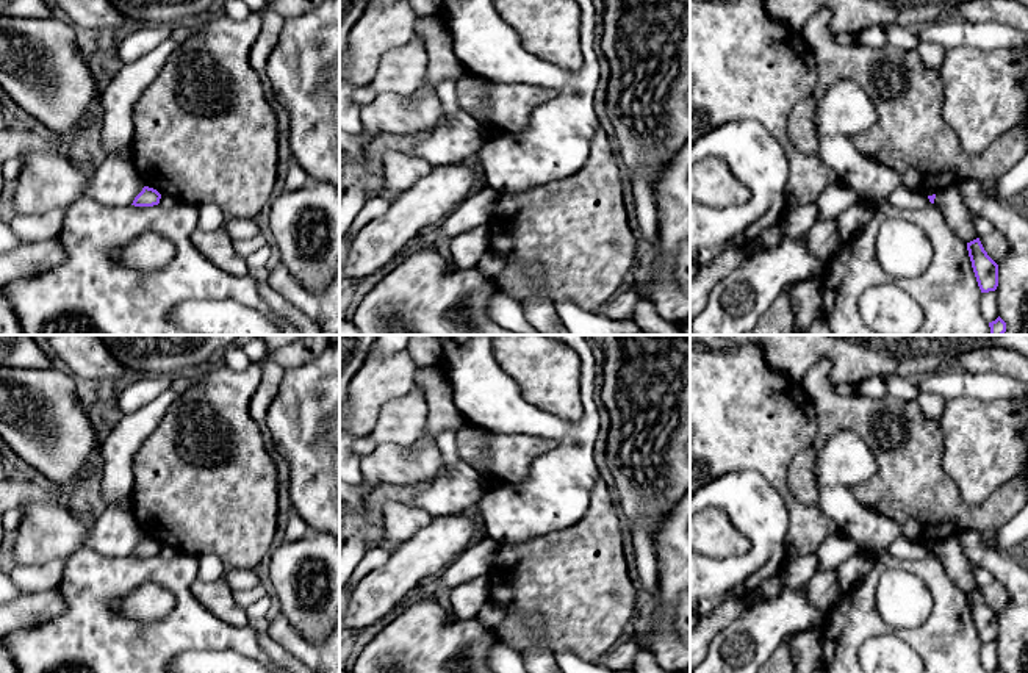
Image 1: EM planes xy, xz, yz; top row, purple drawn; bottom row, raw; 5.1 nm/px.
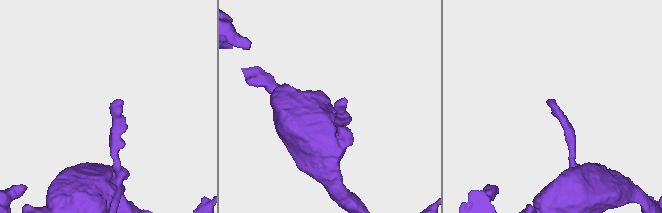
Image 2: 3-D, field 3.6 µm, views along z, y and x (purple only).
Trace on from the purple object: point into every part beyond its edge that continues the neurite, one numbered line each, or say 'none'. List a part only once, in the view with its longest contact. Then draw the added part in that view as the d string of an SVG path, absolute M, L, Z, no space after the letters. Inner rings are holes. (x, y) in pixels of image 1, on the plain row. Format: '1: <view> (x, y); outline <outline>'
none

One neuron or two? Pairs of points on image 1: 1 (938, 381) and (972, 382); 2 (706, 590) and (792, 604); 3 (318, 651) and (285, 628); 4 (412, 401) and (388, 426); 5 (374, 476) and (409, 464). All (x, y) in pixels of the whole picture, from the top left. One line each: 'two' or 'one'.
1: one
2: two
3: one
4: one
5: one

